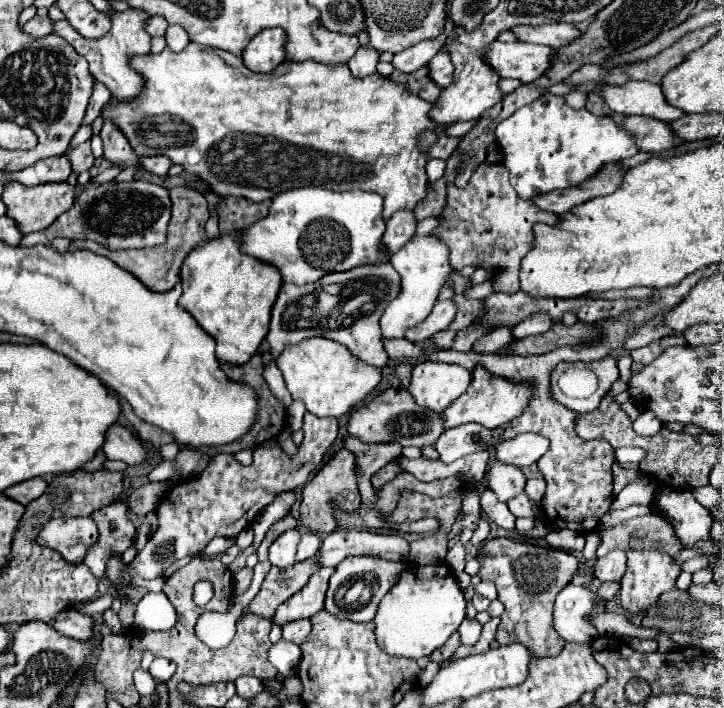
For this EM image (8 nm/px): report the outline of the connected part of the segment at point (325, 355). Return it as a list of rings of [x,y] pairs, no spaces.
[[[312,337],[298,345],[286,345],[282,355],[276,359],[276,365],[282,371],[292,397],[304,401],[306,409],[316,417],[346,415],[362,403],[382,379],[382,371],[378,367],[366,365],[344,345],[324,337]]]

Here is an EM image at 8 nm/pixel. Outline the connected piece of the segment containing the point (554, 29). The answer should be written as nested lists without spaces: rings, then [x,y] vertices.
[[[550,23],[550,25],[542,25],[542,27],[514,27],[512,29],[514,35],[518,37],[518,41],[524,43],[540,43],[540,45],[548,45],[552,49],[556,47],[564,47],[566,43],[572,43],[572,39],[576,39],[576,35],[580,35],[580,29],[568,23]]]

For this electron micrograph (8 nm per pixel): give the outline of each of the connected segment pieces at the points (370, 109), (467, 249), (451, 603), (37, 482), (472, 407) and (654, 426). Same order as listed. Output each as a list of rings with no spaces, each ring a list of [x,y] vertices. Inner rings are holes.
[[[188,43],[180,53],[172,53],[170,49],[164,49],[162,53],[148,53],[148,55],[136,55],[132,57],[132,67],[136,71],[140,71],[146,79],[146,89],[144,93],[134,99],[134,101],[126,101],[126,103],[116,103],[112,109],[104,111],[104,119],[114,119],[114,123],[122,129],[122,133],[128,137],[134,153],[138,157],[142,155],[166,155],[170,157],[174,163],[182,165],[184,171],[188,171],[190,175],[196,175],[198,179],[206,181],[208,187],[216,193],[216,195],[234,195],[234,197],[246,197],[252,201],[264,201],[264,199],[272,199],[274,195],[288,191],[288,189],[296,189],[298,185],[318,185],[324,189],[336,189],[336,191],[350,191],[350,189],[362,189],[362,191],[374,191],[378,195],[382,195],[384,199],[384,219],[388,219],[392,213],[396,213],[398,209],[414,209],[418,201],[424,199],[426,195],[426,161],[430,159],[448,159],[450,153],[456,149],[456,143],[460,143],[458,137],[450,137],[446,135],[448,127],[440,127],[440,123],[432,123],[432,119],[428,119],[428,111],[432,109],[432,103],[420,99],[418,95],[412,95],[412,91],[408,91],[408,87],[400,87],[400,83],[392,83],[388,77],[382,77],[380,73],[372,73],[368,77],[354,77],[348,69],[346,63],[338,63],[338,65],[326,65],[326,63],[316,63],[316,61],[304,61],[304,63],[292,63],[286,61],[284,65],[280,65],[276,71],[272,71],[270,75],[262,75],[262,73],[250,73],[248,67],[244,67],[240,57],[234,57],[232,53],[226,53],[222,49],[210,49],[210,47],[200,47],[196,43]],[[424,131],[434,131],[436,133],[436,143],[428,149],[428,151],[420,151],[418,149],[418,135],[422,135]]]
[[[482,163],[472,175],[466,189],[448,185],[446,207],[440,215],[442,223],[432,233],[450,247],[450,265],[460,271],[466,265],[486,267],[494,271],[494,289],[516,293],[522,257],[534,247],[534,225],[558,225],[560,217],[538,209],[534,203],[522,201],[508,183],[508,171],[502,163]]]
[[[448,565],[408,567],[398,583],[382,597],[376,611],[376,641],[382,651],[396,657],[420,659],[442,647],[464,621],[466,601]]]
[[[36,477],[36,479],[28,479],[28,481],[20,483],[20,485],[12,485],[12,487],[8,487],[8,491],[4,491],[4,493],[6,493],[10,499],[14,499],[14,501],[18,501],[18,503],[22,503],[22,505],[28,505],[28,503],[34,501],[36,497],[40,497],[46,487],[48,487],[48,483],[46,483],[44,479],[40,479],[40,477]]]
[[[476,367],[476,371],[472,371],[472,383],[468,391],[462,397],[458,397],[448,409],[442,411],[442,417],[446,421],[444,425],[446,429],[450,429],[450,427],[458,427],[458,425],[474,421],[494,429],[494,427],[510,423],[514,417],[520,417],[524,407],[528,407],[530,397],[532,397],[532,383],[512,383],[510,379],[488,375],[484,367]]]
[[[644,411],[640,413],[640,417],[634,421],[634,431],[640,437],[652,437],[662,429],[662,423],[656,419],[656,415],[652,415],[652,411]]]

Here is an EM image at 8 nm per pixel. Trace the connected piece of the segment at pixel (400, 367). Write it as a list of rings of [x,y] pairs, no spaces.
[[[398,363],[398,365],[396,365],[396,371],[394,371],[394,375],[400,379],[400,385],[402,385],[404,389],[408,387],[410,371],[412,371],[412,365],[410,365],[410,363]]]

